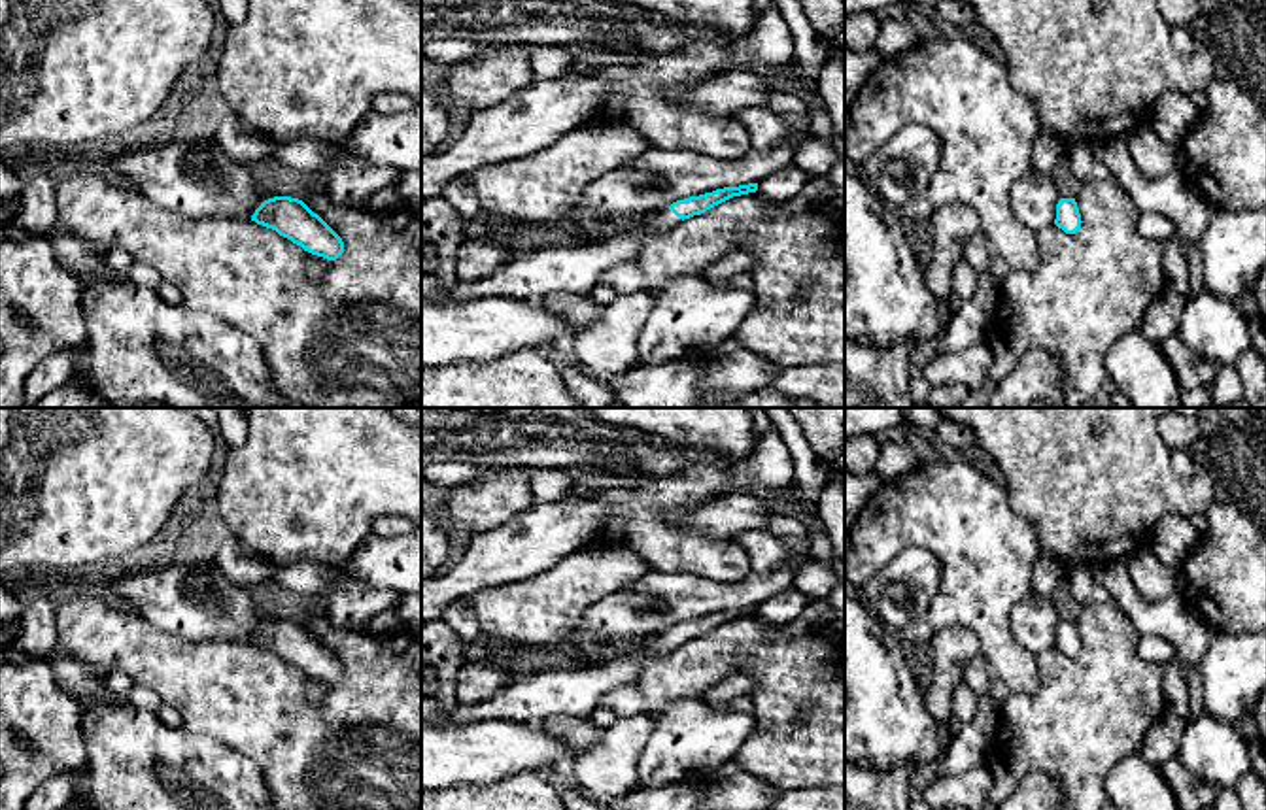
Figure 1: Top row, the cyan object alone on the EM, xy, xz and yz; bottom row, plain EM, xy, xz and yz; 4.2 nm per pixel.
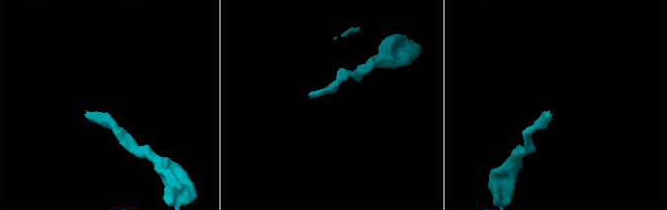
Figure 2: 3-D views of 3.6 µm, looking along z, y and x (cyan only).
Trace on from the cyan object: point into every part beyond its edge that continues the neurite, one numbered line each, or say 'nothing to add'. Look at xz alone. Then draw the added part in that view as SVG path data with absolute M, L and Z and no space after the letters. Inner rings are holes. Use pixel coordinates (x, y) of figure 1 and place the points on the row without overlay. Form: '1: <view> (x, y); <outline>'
1: xz (666, 642); M669 631L661 633L656 642L650 646L648 655L659 657L676 650L682 642L676 640Z

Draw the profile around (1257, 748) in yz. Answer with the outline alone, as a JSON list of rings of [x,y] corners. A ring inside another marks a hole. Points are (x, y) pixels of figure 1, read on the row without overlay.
[[[1260,740],[1247,744],[1251,751],[1251,770],[1266,782],[1266,746]]]

